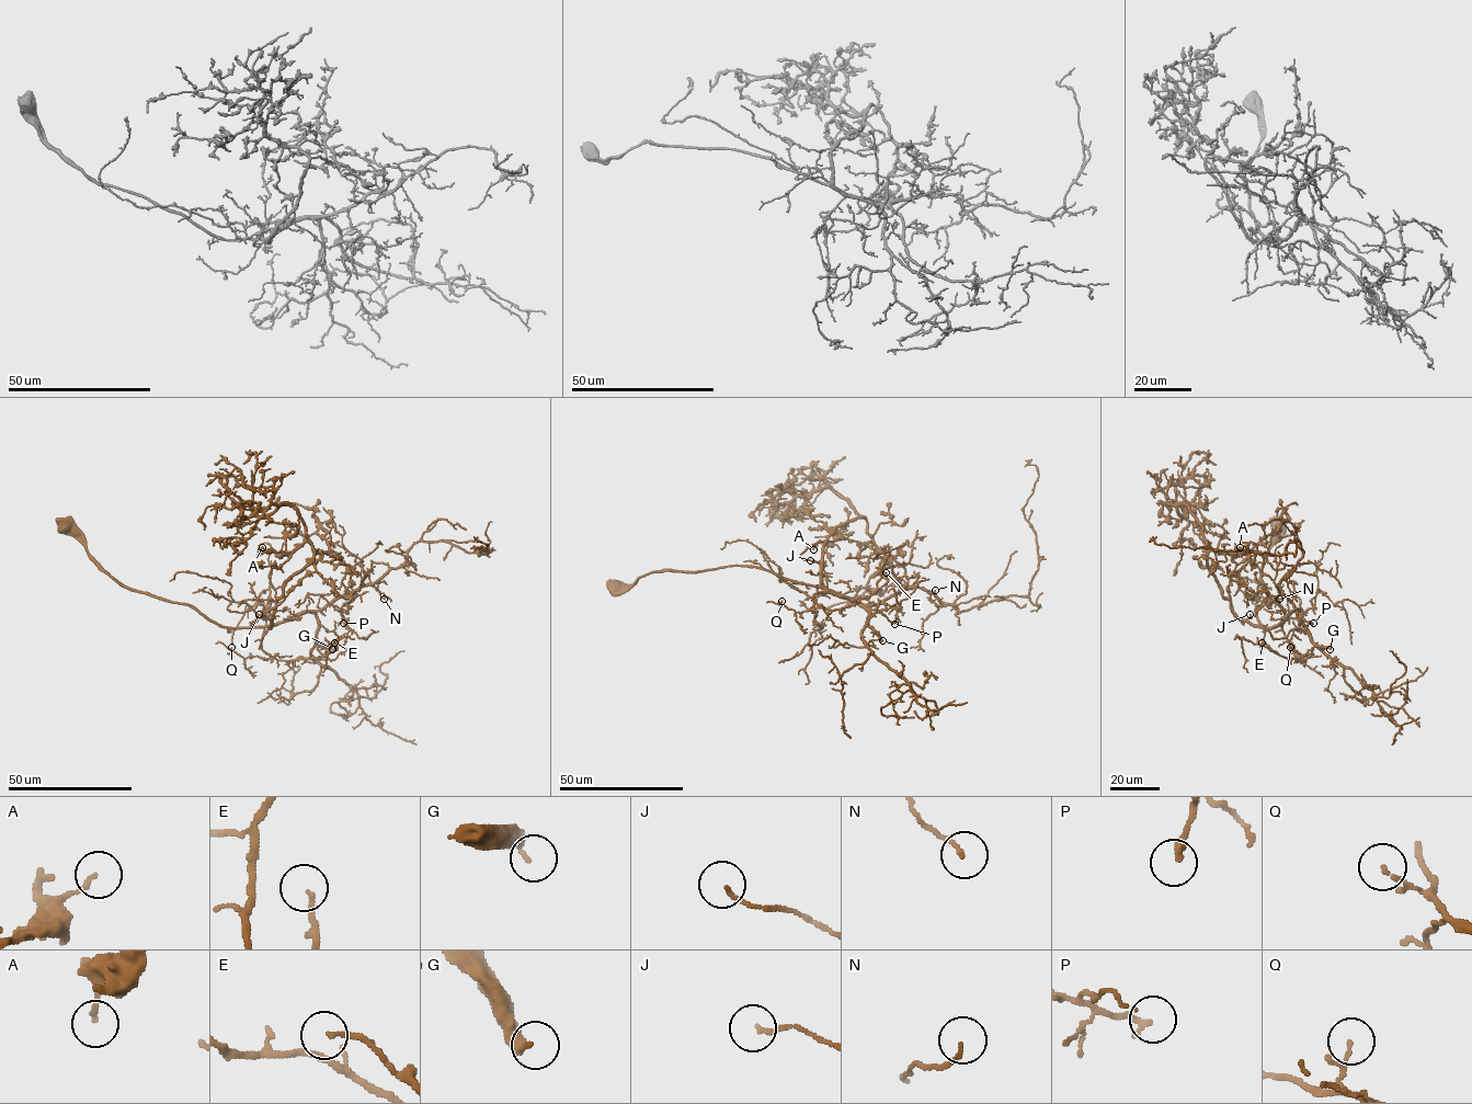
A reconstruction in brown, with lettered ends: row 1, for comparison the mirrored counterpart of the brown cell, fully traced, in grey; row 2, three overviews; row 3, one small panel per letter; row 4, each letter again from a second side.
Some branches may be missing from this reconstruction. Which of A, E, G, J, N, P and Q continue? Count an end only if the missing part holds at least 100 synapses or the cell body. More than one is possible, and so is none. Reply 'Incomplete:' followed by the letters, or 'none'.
Incomplete: G

